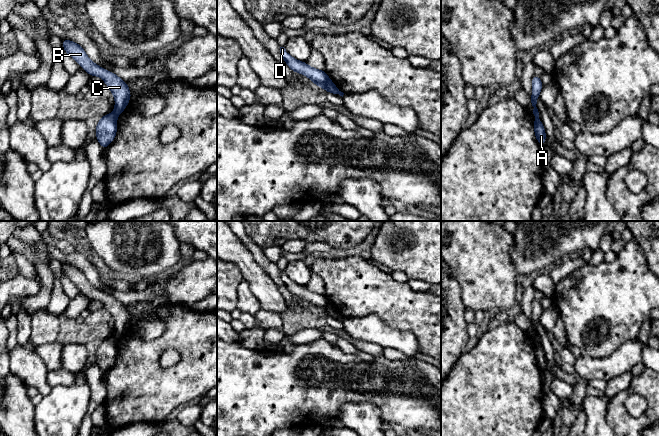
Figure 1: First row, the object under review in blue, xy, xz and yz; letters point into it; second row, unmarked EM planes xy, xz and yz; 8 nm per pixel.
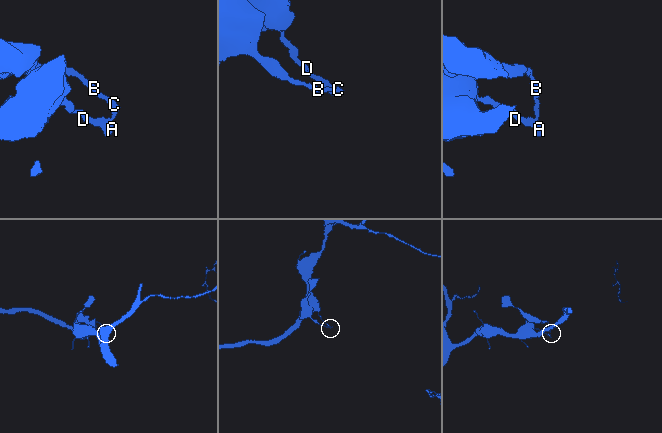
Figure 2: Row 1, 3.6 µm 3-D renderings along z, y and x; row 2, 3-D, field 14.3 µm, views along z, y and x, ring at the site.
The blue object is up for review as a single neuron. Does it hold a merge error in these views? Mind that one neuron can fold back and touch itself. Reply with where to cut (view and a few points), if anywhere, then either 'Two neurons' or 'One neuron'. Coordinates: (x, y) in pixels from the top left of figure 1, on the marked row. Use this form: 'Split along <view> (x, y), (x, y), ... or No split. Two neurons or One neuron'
Split along yz (535, 115), (538, 118). Two neurons

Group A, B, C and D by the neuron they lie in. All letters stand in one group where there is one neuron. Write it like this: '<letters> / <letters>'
A D / B C

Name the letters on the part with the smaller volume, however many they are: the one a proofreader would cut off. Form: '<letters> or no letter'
B, C

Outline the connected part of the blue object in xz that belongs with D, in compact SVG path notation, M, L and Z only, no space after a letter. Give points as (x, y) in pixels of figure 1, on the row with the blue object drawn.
M280 47L280 53L286 64L293 72L301 73L310 78L315 85L325 89L328 93L339 94L339 89L330 80L325 71L312 68L306 62L294 59L287 53L284 47Z

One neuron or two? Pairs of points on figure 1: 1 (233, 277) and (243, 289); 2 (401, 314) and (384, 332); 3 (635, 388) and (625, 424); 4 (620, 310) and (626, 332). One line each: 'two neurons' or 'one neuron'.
1: two neurons
2: two neurons
3: one neuron
4: one neuron

